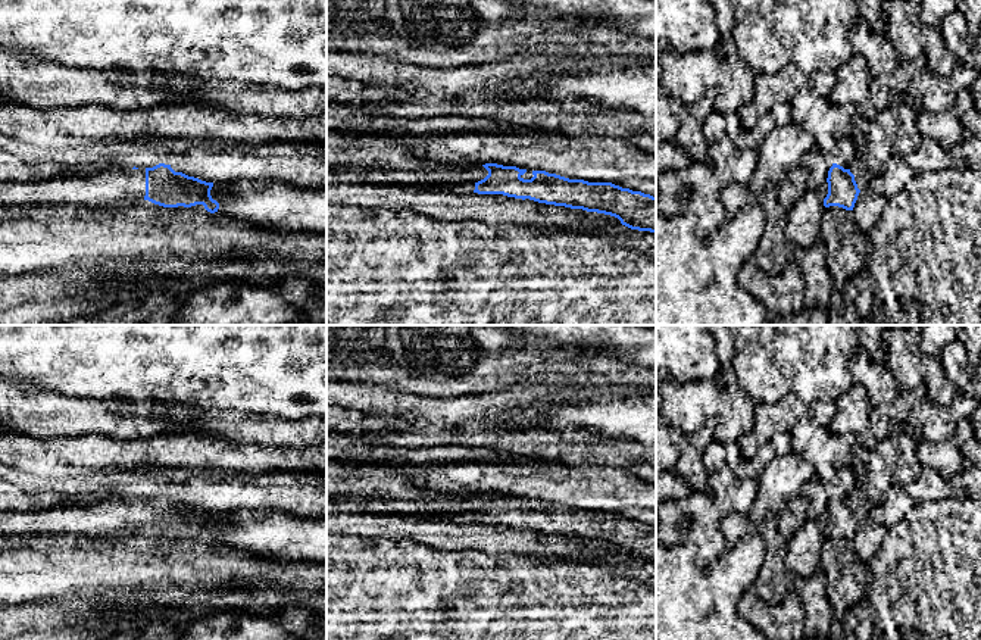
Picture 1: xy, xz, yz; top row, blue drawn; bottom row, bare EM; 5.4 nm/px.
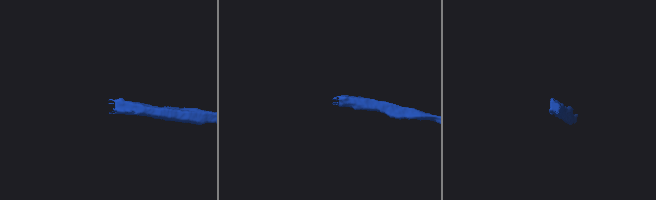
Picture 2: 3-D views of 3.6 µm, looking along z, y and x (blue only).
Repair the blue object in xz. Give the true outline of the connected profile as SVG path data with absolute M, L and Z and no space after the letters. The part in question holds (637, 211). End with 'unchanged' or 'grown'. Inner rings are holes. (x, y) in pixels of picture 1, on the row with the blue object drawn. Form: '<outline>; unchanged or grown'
M485 163L482 166L488 171L488 175L478 182L447 181L447 182L435 182L432 185L404 185L404 187L432 187L432 188L447 190L453 193L503 194L507 197L515 197L515 199L522 199L522 200L529 199L538 203L565 206L571 209L582 209L587 212L610 215L610 216L618 218L622 225L631 230L656 232L656 197L650 194L644 194L641 191L632 191L629 188L622 188L612 182L588 182L584 179L569 179L556 174L549 174L546 171L532 171L534 177L531 179L524 179L522 175L527 172L527 169L519 169L516 166L503 166L497 163Z; grown

